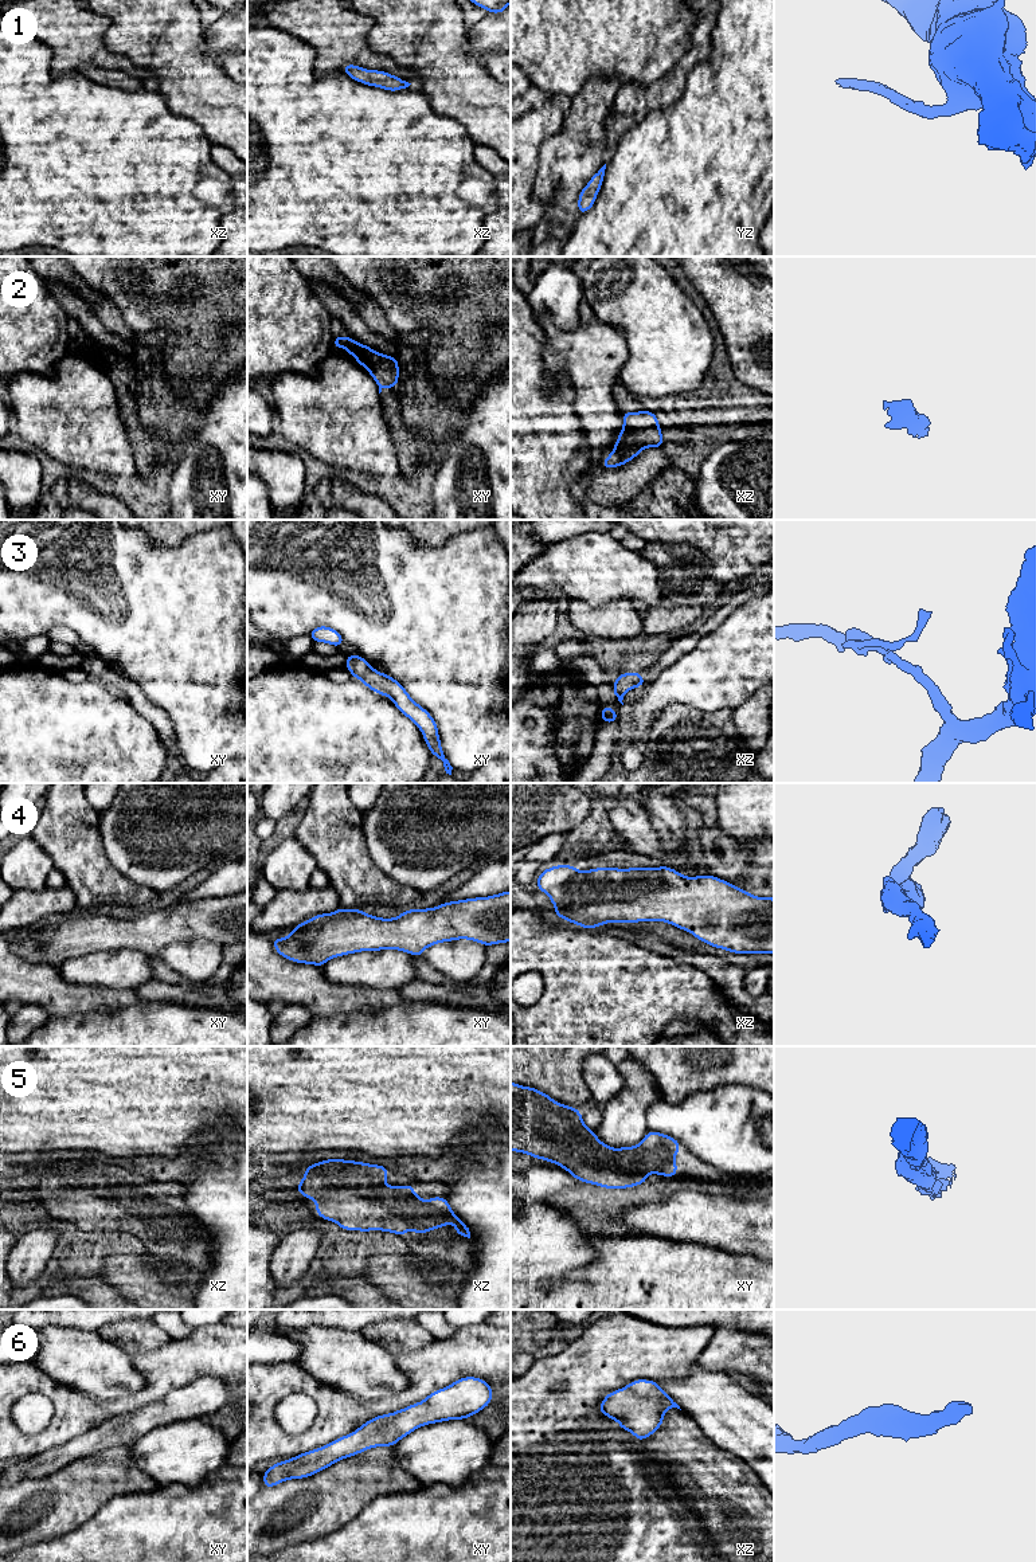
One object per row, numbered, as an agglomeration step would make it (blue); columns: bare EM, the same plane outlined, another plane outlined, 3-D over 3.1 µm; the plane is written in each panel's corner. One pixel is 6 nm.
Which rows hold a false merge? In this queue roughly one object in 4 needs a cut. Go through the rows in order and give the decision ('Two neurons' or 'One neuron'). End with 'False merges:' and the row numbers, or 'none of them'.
1: One neuron
2: One neuron
3: One neuron
4: One neuron
5: One neuron
6: One neuron
False merges: none of them

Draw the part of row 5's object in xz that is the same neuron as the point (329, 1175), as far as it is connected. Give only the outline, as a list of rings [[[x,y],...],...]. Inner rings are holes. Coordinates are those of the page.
[[[325,1159],[305,1167],[302,1181],[296,1186],[306,1199],[316,1199],[316,1213],[325,1221],[335,1221],[344,1230],[382,1230],[403,1238],[408,1230],[425,1234],[447,1224],[456,1225],[456,1234],[470,1238],[469,1228],[453,1213],[446,1198],[421,1199],[413,1185],[386,1186],[388,1168],[364,1162]]]

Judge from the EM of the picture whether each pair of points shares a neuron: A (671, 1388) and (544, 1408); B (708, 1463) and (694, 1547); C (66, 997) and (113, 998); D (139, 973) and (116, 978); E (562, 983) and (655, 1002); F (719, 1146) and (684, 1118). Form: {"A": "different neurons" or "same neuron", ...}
{"A": "different neurons", "B": "different neurons", "C": "same neuron", "D": "same neuron", "E": "same neuron", "F": "same neuron"}

